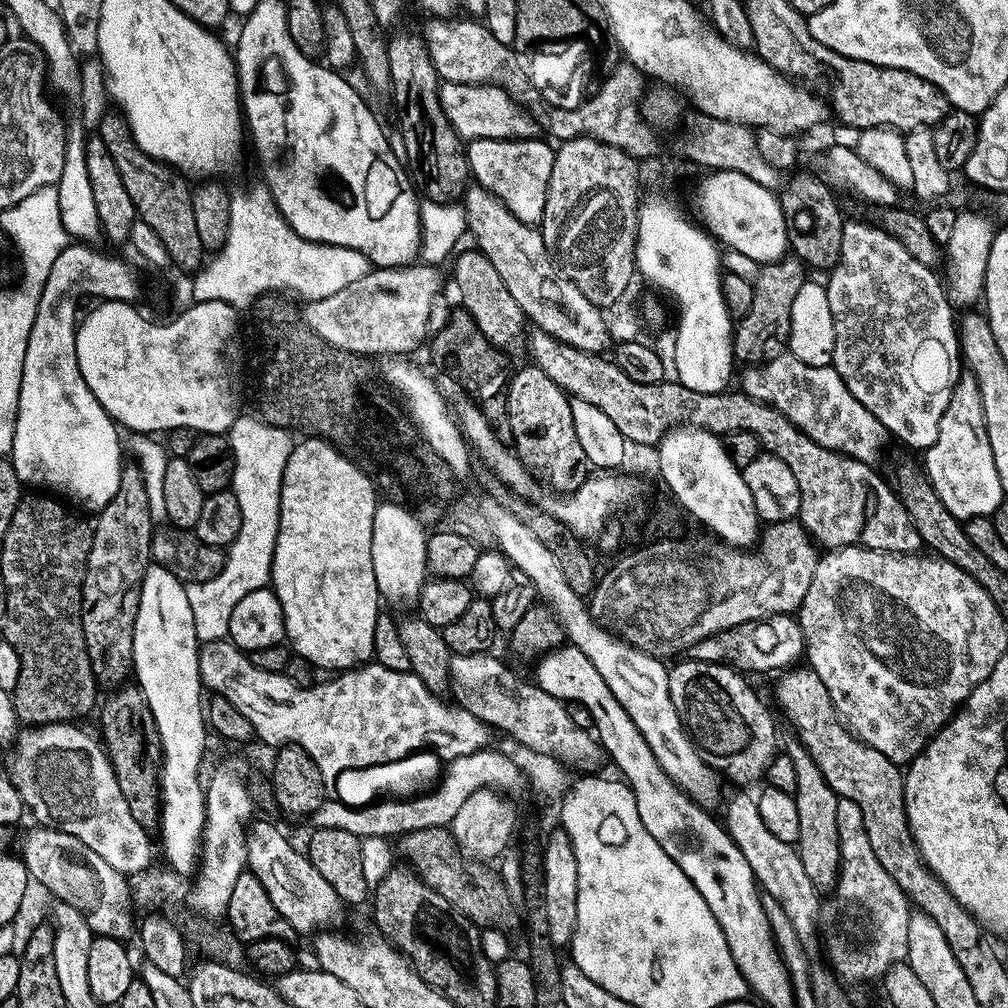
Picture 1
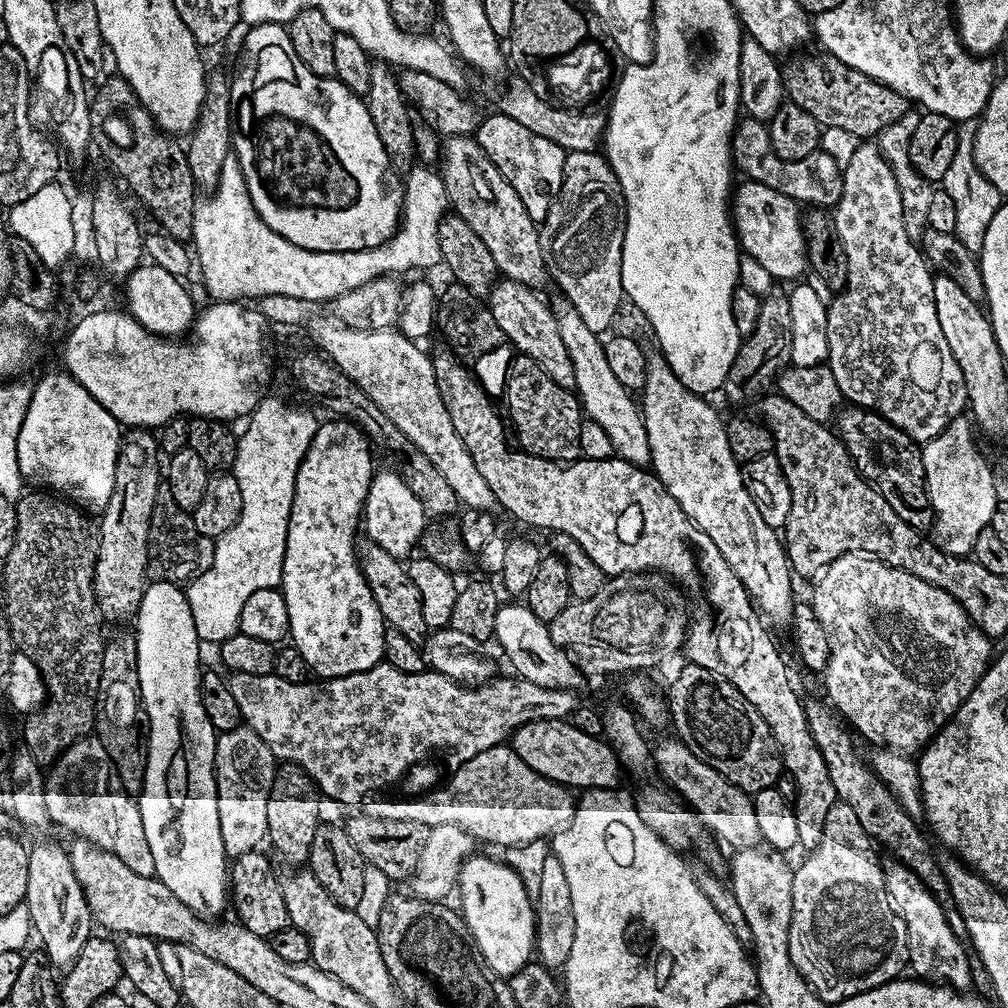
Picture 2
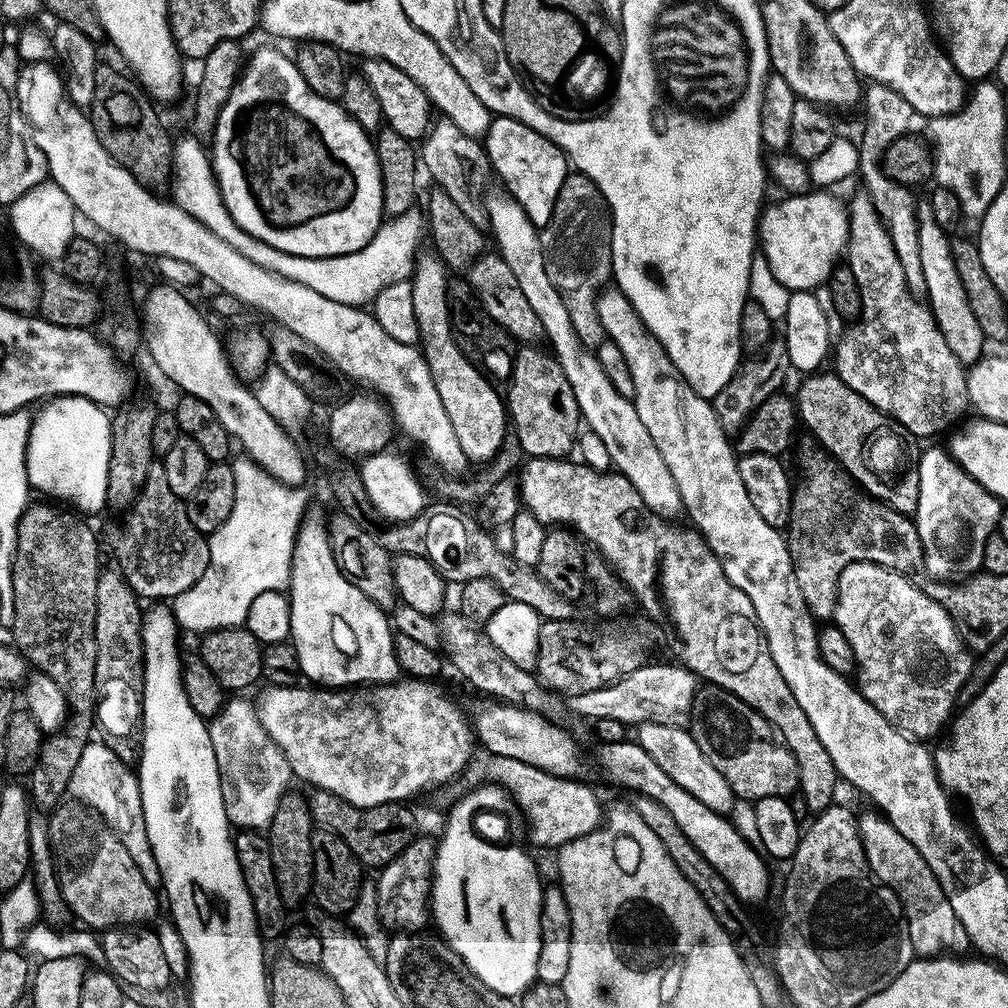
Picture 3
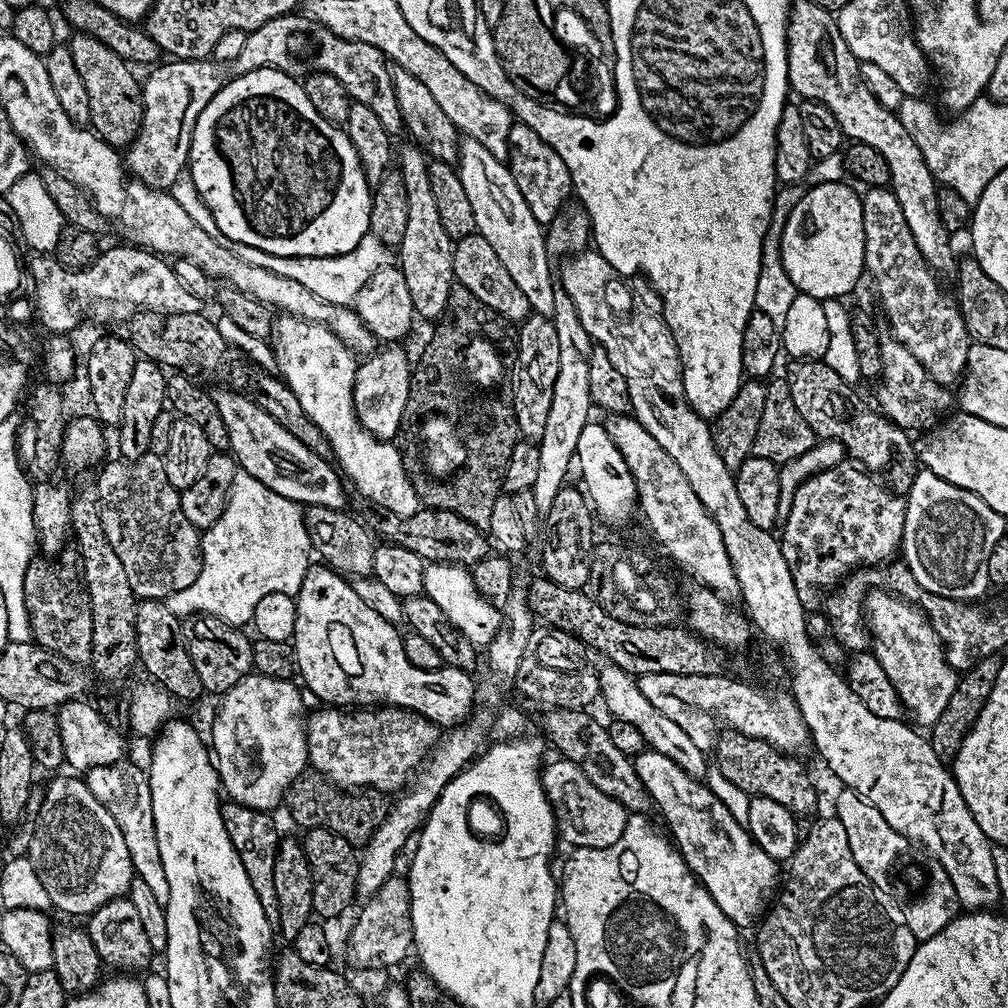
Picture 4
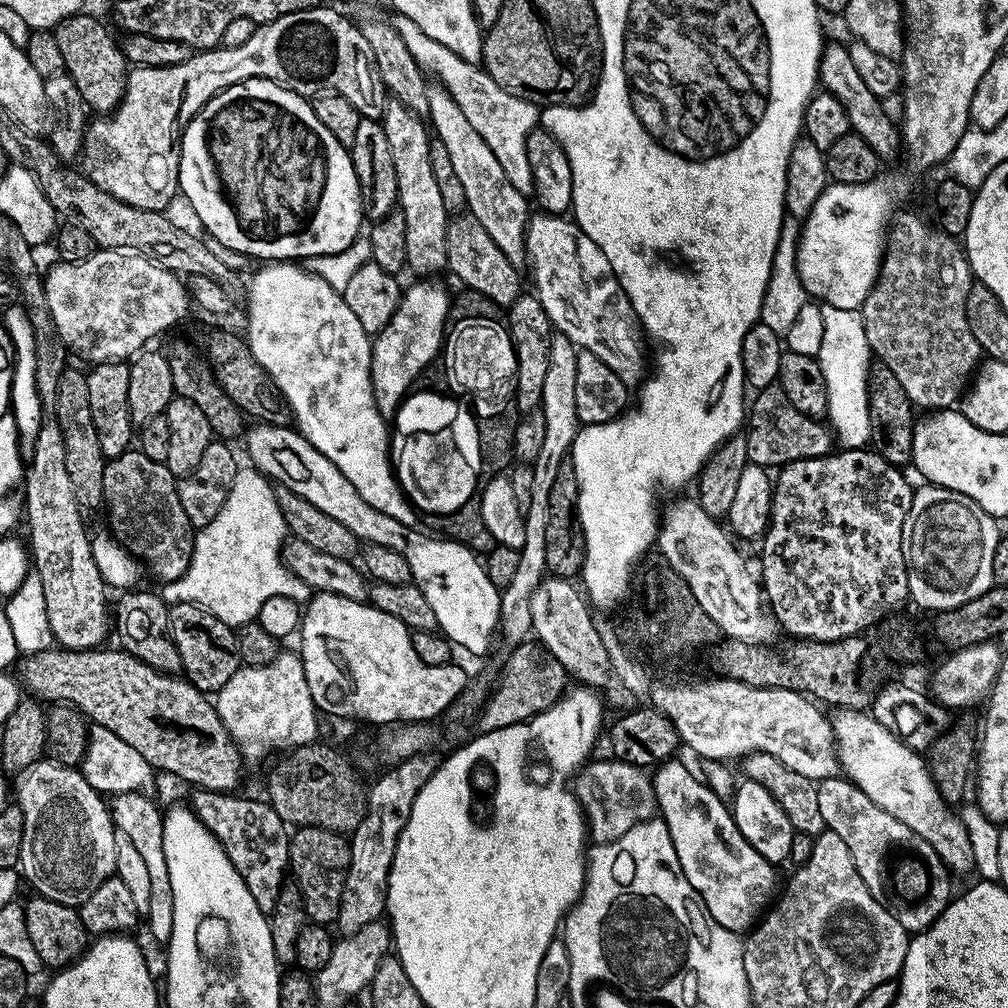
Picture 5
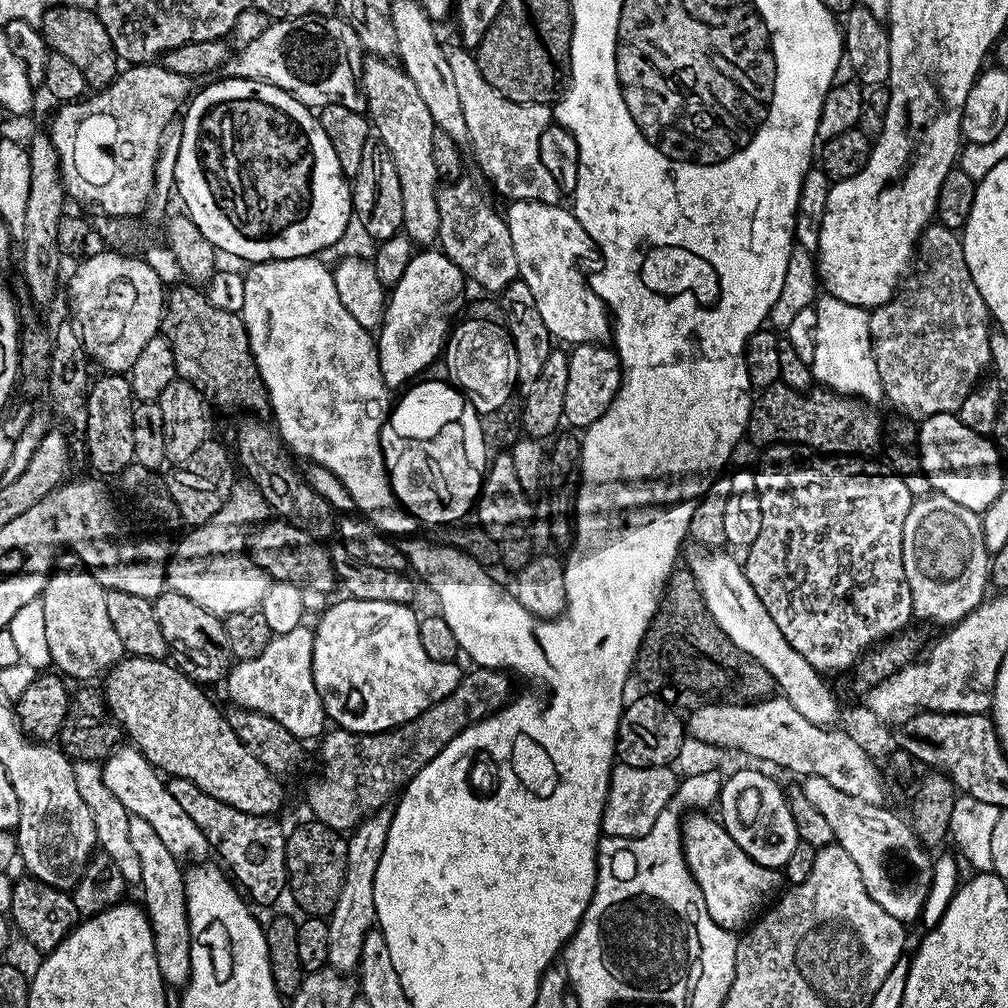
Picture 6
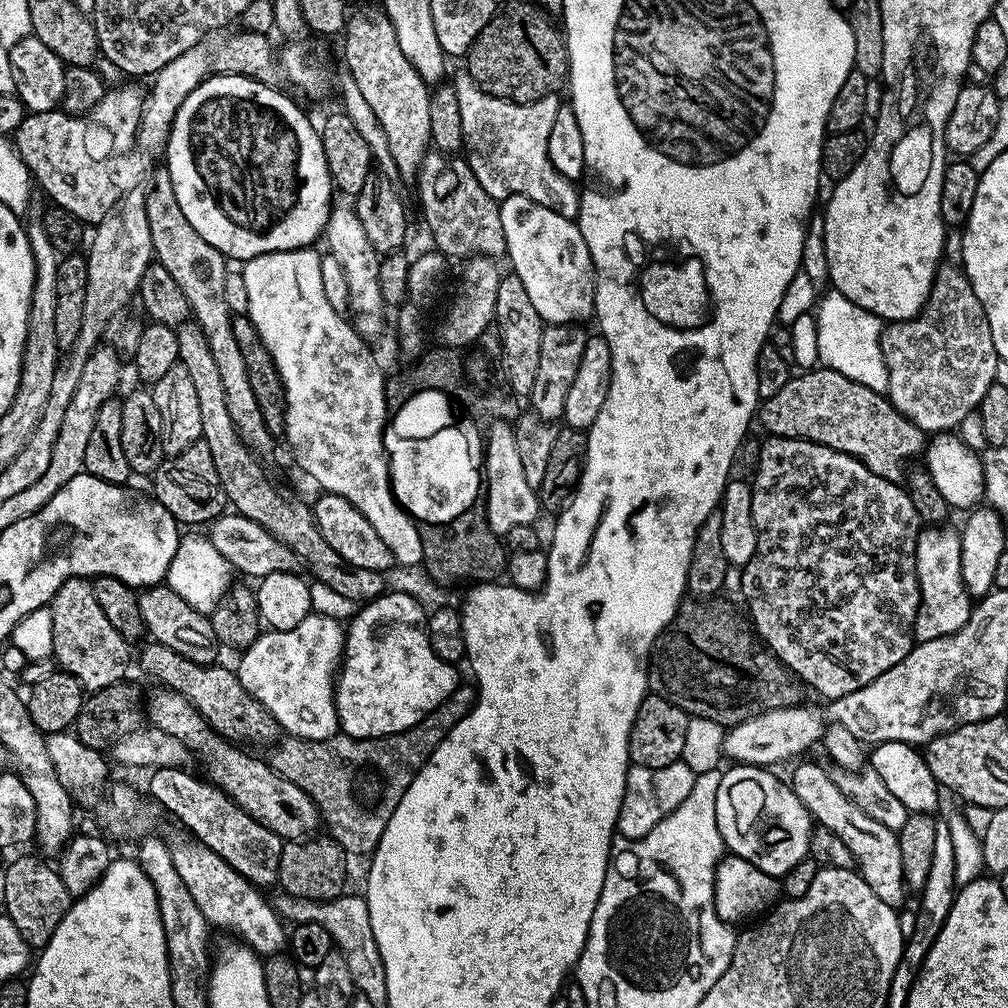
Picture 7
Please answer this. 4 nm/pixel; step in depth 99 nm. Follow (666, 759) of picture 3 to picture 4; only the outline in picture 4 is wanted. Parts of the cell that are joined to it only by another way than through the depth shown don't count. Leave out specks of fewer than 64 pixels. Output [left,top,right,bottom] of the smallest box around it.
[598,664,709,780]

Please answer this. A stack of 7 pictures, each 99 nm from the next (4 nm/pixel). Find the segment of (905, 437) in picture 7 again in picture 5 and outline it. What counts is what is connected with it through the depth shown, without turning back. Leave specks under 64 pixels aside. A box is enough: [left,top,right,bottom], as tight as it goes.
[746,383,834,470]

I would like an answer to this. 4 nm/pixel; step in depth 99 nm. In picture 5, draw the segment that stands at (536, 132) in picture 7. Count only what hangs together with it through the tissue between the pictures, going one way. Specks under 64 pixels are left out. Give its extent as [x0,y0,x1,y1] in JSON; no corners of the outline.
[394,15,537,193]

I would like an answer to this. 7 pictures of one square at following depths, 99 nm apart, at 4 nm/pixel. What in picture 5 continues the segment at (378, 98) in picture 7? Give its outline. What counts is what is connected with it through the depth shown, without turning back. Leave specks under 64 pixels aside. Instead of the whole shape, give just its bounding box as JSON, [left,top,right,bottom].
[382,98,450,278]

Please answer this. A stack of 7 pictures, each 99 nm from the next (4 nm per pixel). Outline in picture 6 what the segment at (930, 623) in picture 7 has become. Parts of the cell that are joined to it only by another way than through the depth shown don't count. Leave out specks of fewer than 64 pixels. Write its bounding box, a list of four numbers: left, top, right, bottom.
[902,494,990,626]

